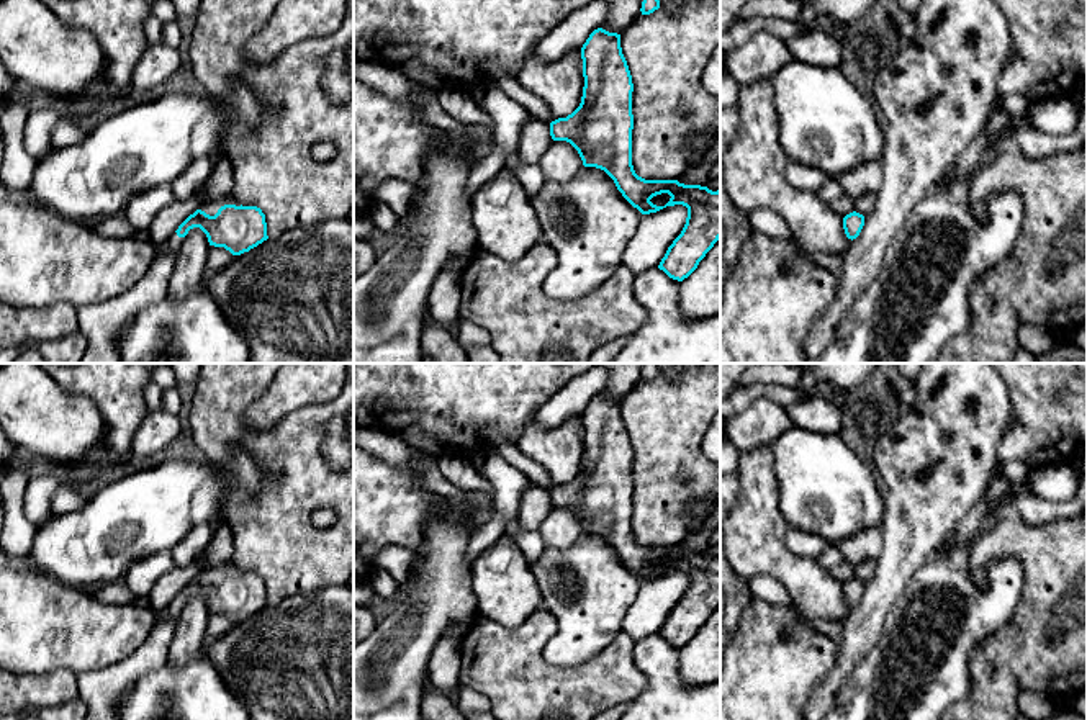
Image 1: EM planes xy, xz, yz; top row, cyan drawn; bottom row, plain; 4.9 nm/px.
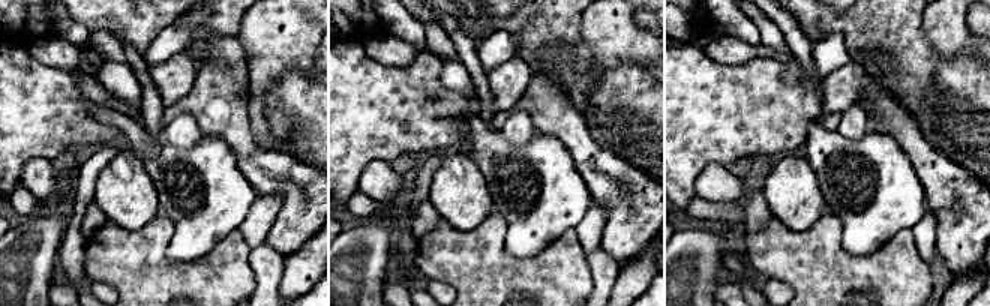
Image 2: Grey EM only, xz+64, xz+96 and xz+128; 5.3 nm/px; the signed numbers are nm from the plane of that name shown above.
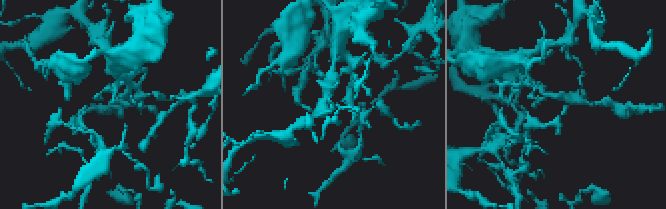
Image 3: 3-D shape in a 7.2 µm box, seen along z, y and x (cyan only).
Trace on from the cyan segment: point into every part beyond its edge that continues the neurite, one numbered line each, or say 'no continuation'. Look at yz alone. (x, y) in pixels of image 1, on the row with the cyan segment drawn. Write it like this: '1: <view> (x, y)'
no continuation

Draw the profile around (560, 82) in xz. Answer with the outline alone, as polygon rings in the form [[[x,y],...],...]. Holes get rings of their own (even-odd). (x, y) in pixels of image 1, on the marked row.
[[[537,49],[529,52],[516,79],[548,106],[553,119],[566,118],[580,106],[583,97],[581,49],[571,49],[558,61],[542,61]]]

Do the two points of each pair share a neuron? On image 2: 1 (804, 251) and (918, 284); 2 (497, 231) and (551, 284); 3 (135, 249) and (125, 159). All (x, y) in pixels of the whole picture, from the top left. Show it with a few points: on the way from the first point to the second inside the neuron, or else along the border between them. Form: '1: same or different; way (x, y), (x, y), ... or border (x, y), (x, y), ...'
1: same; way (833, 279), (836, 282), (890, 284)
2: same; way (497, 251), (527, 284), (531, 284)
3: different; border (159, 213), (135, 230), (125, 230), (108, 221)

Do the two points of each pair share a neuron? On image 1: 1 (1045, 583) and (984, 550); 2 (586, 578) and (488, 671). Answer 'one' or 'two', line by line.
1: one
2: two

